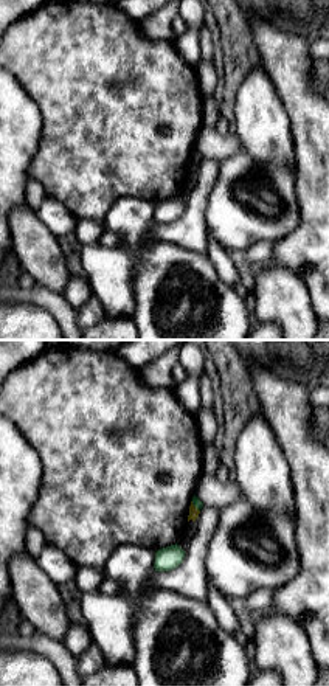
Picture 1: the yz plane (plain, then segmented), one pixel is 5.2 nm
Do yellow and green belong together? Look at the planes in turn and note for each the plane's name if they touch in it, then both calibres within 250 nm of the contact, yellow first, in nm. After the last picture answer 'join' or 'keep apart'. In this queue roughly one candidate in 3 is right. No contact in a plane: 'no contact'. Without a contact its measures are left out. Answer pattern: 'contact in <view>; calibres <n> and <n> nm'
contact in yz; calibres 50 and 50 nm

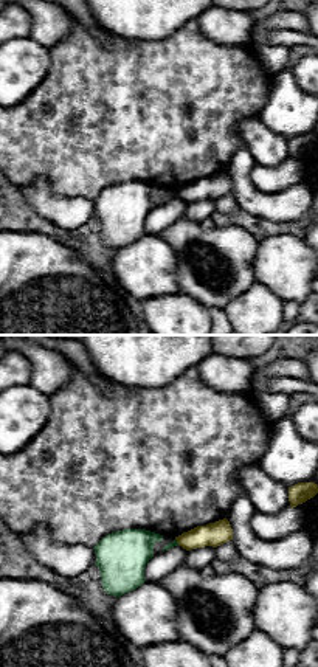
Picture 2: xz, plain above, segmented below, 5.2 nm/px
contact in xz; calibres 130 and 30 nm

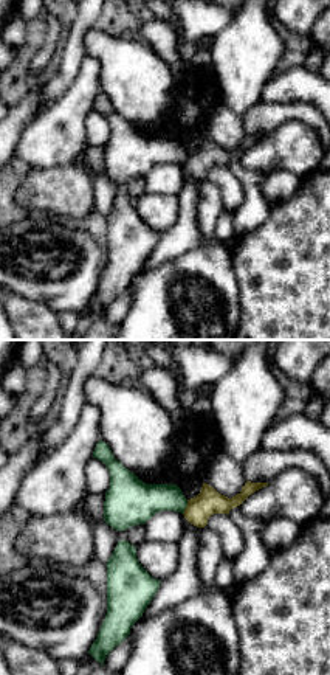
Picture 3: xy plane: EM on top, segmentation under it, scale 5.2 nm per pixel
contact in xy; calibres 140 and 200 nm

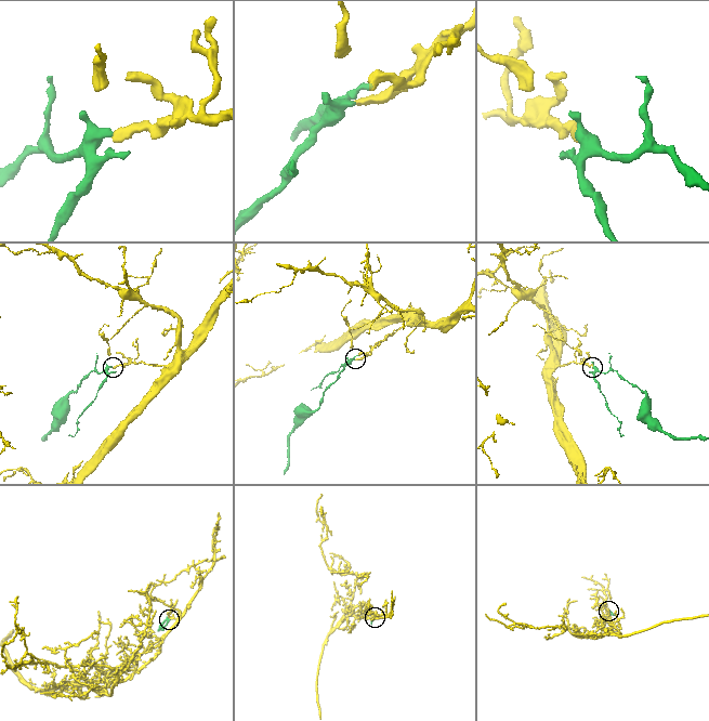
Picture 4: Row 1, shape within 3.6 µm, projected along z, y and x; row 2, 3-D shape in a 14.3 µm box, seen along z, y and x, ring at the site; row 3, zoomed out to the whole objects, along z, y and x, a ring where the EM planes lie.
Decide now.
keep apart

